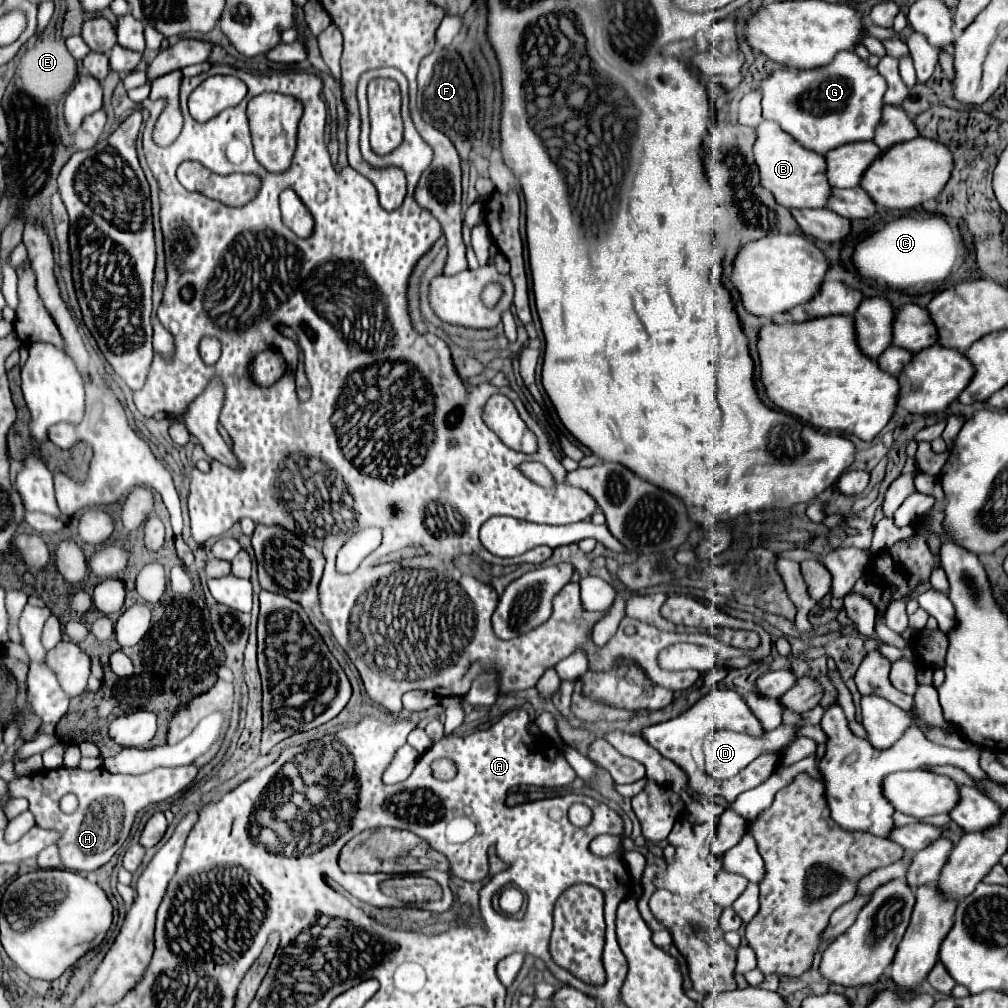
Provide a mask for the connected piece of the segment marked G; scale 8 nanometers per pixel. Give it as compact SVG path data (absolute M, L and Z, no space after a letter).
M841 51L831 65L813 69L813 71L797 71L797 69L777 69L761 83L763 93L763 117L777 121L783 131L795 137L805 149L827 155L833 147L841 147L845 143L857 141L873 141L877 123L881 123L883 111L883 95L887 91L885 79L881 79L877 69L871 69L867 61L859 59L853 51Z

